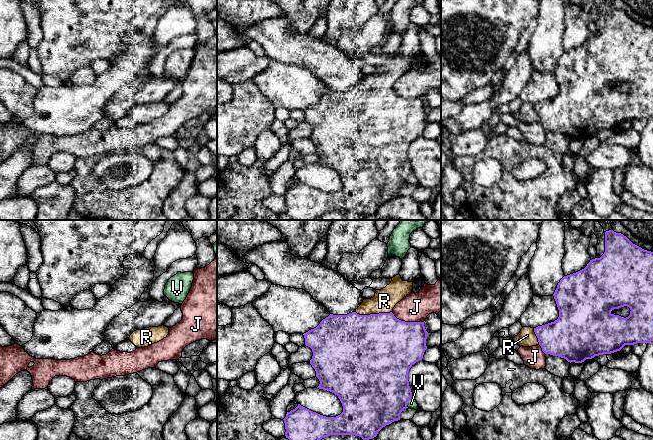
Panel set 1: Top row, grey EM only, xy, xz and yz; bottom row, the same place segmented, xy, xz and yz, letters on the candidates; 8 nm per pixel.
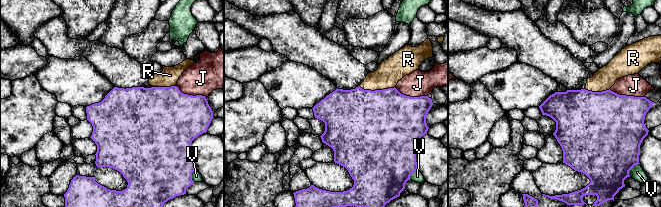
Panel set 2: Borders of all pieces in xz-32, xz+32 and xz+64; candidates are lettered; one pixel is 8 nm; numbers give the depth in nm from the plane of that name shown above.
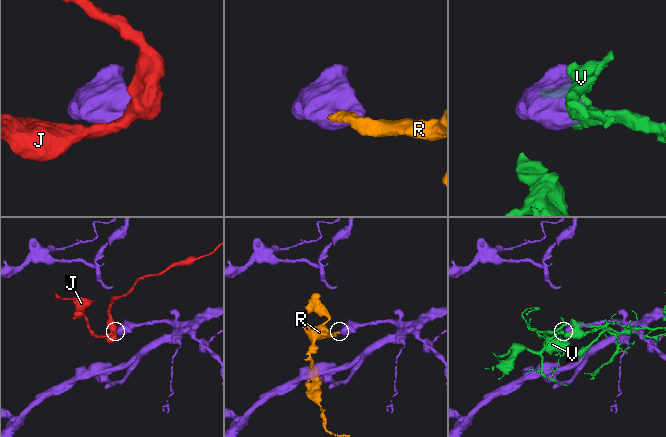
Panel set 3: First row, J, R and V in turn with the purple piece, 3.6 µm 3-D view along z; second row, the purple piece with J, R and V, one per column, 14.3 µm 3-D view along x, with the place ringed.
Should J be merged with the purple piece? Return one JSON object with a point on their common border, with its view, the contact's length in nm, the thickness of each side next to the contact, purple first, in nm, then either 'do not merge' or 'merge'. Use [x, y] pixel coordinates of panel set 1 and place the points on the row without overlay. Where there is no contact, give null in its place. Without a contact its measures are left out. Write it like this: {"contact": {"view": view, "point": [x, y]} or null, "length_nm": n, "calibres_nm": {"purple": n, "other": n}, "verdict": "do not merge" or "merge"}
{"contact": {"view": "xz", "point": [407, 98]}, "length_nm": 280, "calibres_nm": {"purple": 480, "other": 240}, "verdict": "do not merge"}

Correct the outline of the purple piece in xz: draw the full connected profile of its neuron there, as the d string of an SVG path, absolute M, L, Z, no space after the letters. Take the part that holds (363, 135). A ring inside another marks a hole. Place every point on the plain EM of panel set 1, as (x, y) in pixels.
M398 50L392 54L389 61L376 66L371 75L364 75L355 88L347 91L333 91L323 95L320 100L304 109L305 121L313 128L310 140L316 147L320 160L317 164L330 167L340 175L343 188L336 193L326 193L313 188L300 180L287 188L283 195L285 212L293 220L315 220L330 211L355 211L364 217L373 215L386 201L400 196L401 188L408 184L407 178L412 173L408 157L408 148L413 140L422 136L428 108L424 98L405 98L397 95L392 89L395 81L409 71L413 58L403 57Z

